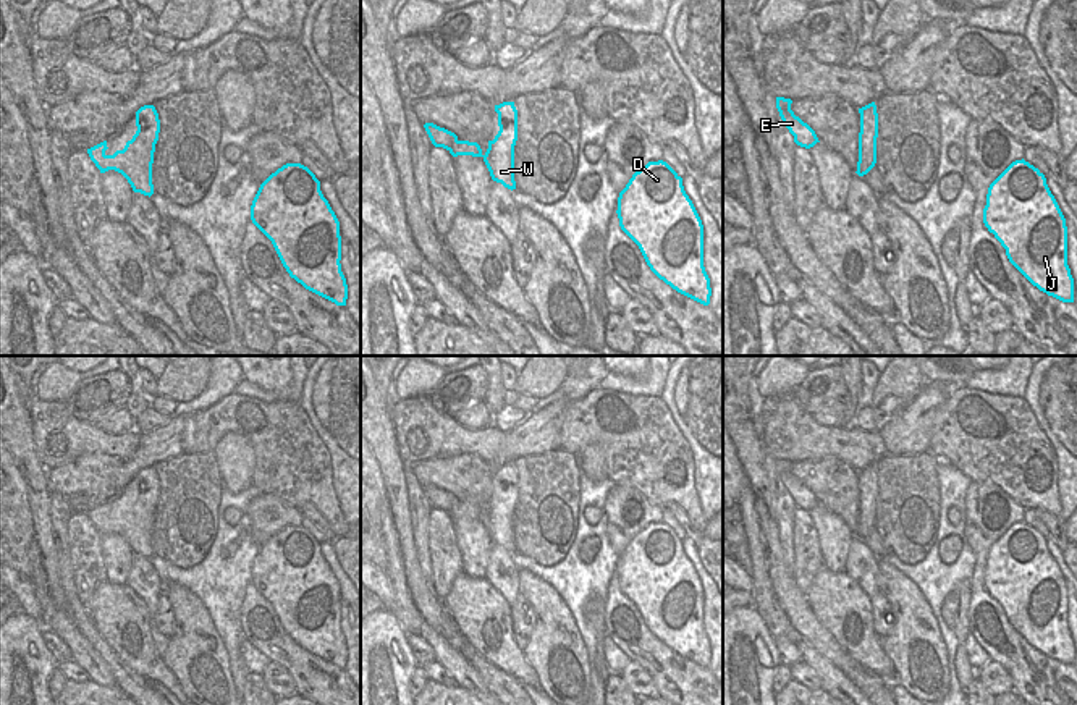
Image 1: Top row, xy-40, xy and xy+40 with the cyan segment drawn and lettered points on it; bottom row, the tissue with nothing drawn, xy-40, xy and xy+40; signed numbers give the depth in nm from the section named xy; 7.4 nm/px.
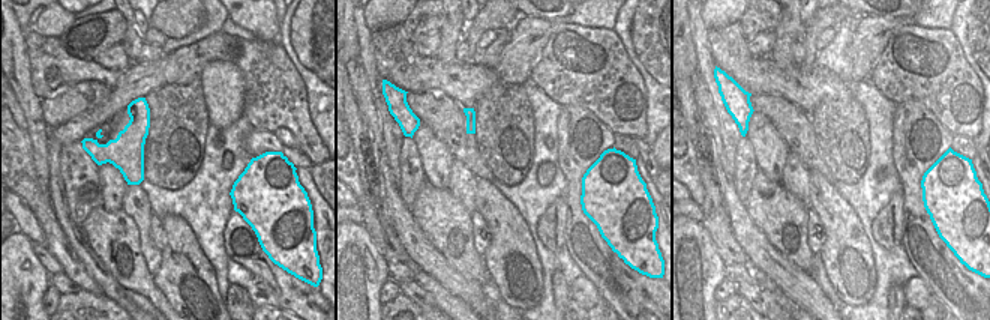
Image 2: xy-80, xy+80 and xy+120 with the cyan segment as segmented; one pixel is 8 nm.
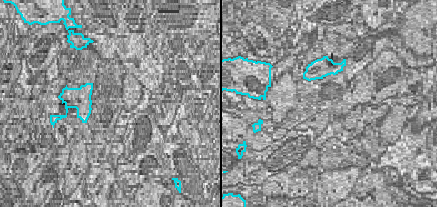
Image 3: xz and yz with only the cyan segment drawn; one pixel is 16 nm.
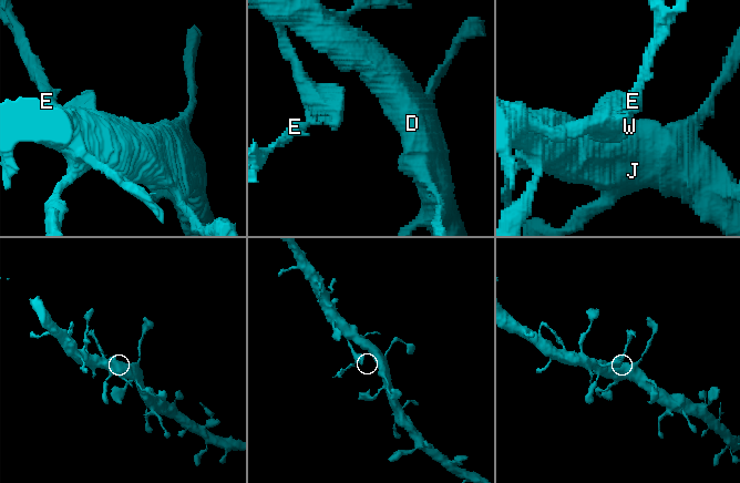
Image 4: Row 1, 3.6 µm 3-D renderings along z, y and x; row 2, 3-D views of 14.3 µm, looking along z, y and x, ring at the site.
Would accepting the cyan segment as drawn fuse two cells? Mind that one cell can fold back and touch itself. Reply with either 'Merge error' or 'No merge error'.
Merge error

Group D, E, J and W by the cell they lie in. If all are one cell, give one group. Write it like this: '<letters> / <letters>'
D J W / E

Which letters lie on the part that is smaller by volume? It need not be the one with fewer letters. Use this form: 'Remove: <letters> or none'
Remove: E

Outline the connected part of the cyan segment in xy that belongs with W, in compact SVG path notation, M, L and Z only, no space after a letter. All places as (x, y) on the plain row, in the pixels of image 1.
M514 464L495 467L498 475L500 493L484 516L477 504L458 503L450 513L453 519L472 517L482 519L493 543L501 545L508 551L516 551L514 543L514 508L517 503L517 472Z

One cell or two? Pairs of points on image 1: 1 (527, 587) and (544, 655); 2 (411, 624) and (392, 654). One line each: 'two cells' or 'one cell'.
1: one cell
2: two cells

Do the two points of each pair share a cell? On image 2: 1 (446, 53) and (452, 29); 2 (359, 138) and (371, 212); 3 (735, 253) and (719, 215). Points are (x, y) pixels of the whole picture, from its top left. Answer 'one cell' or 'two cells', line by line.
1: one cell
2: one cell
3: one cell

